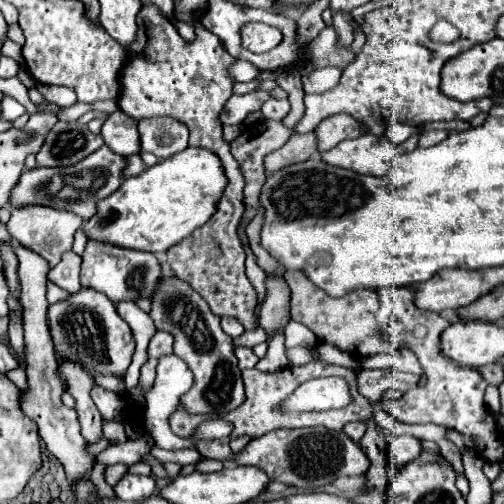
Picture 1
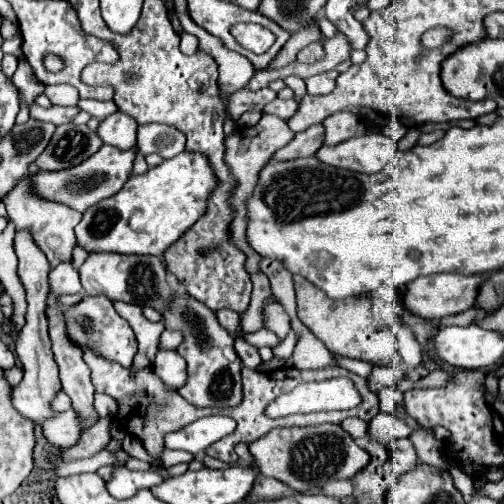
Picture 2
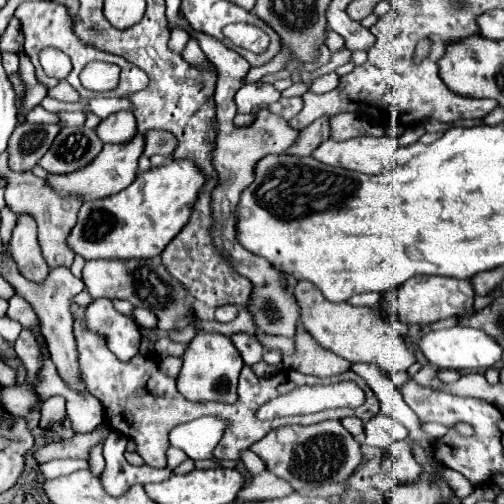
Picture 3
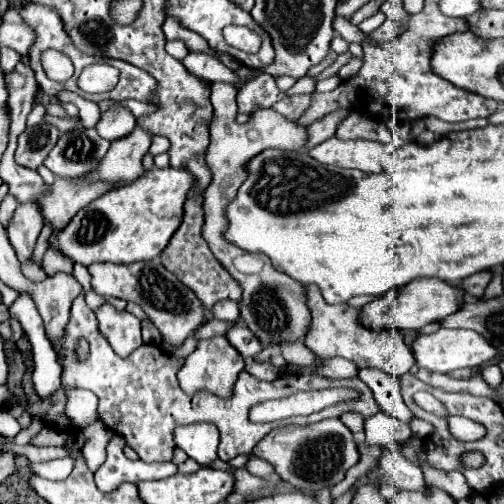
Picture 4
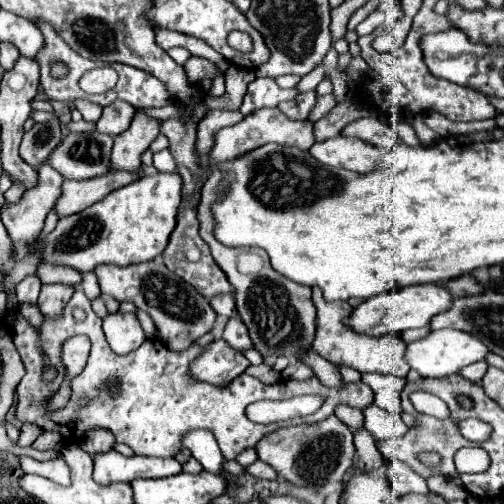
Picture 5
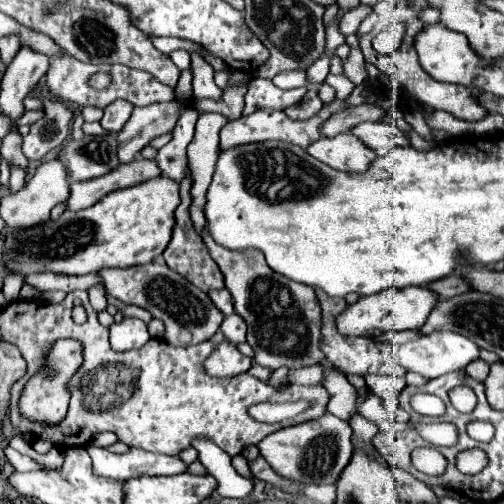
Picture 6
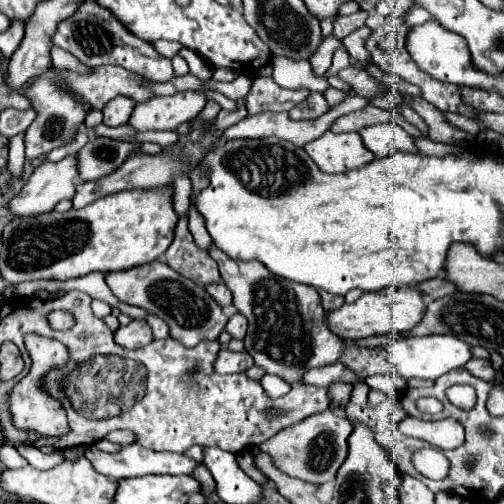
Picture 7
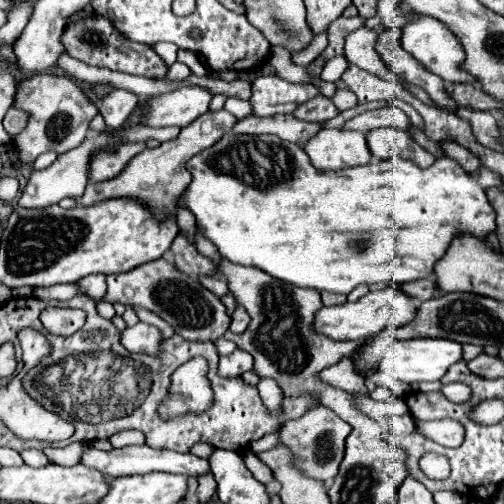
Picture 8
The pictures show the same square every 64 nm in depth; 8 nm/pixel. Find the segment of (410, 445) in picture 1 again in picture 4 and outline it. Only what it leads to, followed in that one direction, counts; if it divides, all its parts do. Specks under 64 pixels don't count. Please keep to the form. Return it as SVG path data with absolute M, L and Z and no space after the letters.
M385 448L379 459L379 467L384 472L386 480L402 490L420 490L424 488L424 476L422 470L412 464L400 448Z

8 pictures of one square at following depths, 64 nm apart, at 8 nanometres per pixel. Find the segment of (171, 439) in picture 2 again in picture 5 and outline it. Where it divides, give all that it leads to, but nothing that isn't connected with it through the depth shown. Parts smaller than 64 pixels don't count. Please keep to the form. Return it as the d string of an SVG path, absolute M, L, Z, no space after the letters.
M194 430L192 438L184 436L182 446L186 450L190 450L190 454L204 466L204 470L224 474L224 470L222 470L224 456L222 456L222 452L216 444L216 438L212 436L210 430Z

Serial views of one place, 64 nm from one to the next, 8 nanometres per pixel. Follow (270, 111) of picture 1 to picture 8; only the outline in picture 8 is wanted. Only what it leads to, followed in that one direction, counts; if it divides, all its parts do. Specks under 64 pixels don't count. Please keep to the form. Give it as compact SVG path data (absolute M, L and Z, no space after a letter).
M316 96L316 100L306 100L304 104L300 104L300 108L296 108L294 116L298 120L308 120L308 122L322 122L322 120L330 120L338 114L338 108L332 104L330 98L326 96Z

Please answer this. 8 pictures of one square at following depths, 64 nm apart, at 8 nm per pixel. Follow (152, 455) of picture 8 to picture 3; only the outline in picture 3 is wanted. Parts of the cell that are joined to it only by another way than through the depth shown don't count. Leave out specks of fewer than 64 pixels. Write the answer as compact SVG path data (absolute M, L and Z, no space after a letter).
M116 430L110 432L110 436L104 442L104 458L106 458L106 470L100 476L100 482L104 490L110 496L122 496L132 488L132 484L150 484L150 482L162 482L168 480L172 470L168 468L150 468L150 466L130 466L124 458L124 450L120 442L128 442L128 438Z

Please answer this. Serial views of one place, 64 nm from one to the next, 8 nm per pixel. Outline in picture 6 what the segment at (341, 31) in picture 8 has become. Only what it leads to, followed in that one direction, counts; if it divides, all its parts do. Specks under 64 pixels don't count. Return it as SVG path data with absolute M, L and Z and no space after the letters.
M360 4L360 6L356 6L354 10L346 12L346 14L342 16L342 22L340 22L342 34L356 34L360 22L362 22L370 12L372 12L372 6L366 6L366 4Z

